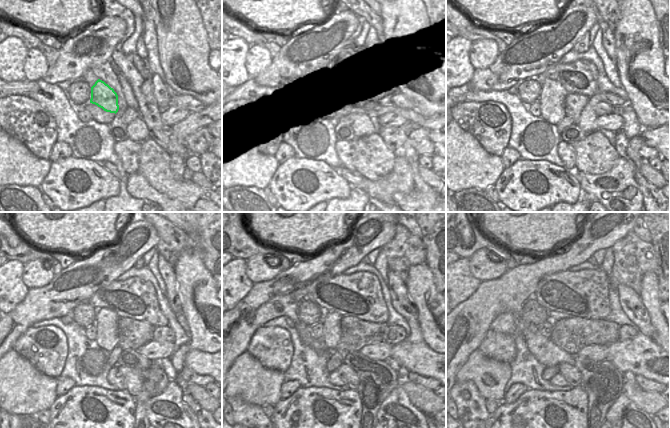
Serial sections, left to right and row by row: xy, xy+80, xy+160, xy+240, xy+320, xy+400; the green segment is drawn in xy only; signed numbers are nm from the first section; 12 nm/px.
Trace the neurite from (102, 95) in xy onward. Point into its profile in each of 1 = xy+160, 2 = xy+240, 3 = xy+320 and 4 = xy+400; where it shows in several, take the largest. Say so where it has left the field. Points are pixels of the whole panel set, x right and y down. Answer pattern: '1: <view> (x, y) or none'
1: xy+160 (602, 108)
2: xy+240 (165, 333)
3: xy+320 (393, 334)
4: xy+400 (626, 332)

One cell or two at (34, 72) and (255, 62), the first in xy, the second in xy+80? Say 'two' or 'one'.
one

